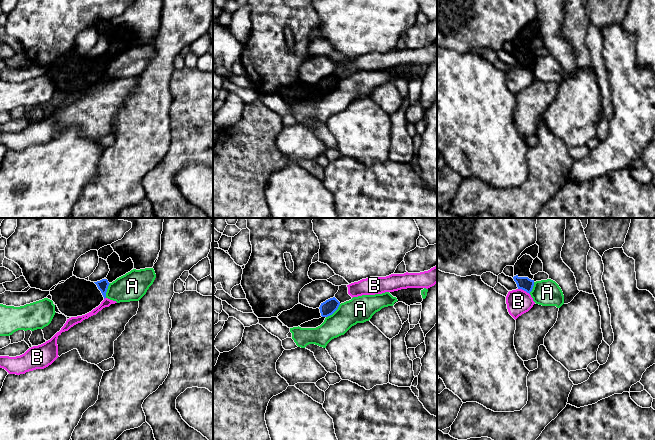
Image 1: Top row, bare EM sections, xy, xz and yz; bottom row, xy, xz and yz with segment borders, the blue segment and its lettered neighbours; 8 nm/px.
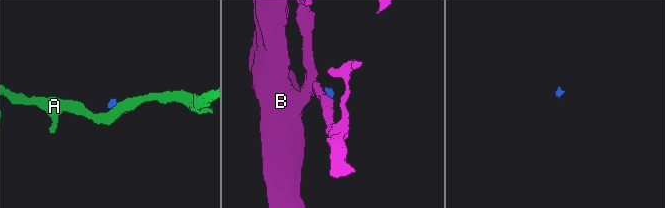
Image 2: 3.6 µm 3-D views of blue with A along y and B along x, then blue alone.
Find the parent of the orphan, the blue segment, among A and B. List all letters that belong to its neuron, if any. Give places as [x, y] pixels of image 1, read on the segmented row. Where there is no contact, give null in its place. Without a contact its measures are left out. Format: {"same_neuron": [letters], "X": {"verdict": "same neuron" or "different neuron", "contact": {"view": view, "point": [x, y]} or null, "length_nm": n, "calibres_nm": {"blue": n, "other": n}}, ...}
{"same_neuron": [], "A": {"verdict": "different neuron", "contact": {"view": "xz", "point": [333, 312]}, "length_nm": 160, "calibres_nm": {"blue": 120, "other": 220}}, "B": {"verdict": "different neuron", "contact": {"view": "yz", "point": [524, 290]}, "length_nm": 110, "calibres_nm": {"blue": 110, "other": 200}}}

